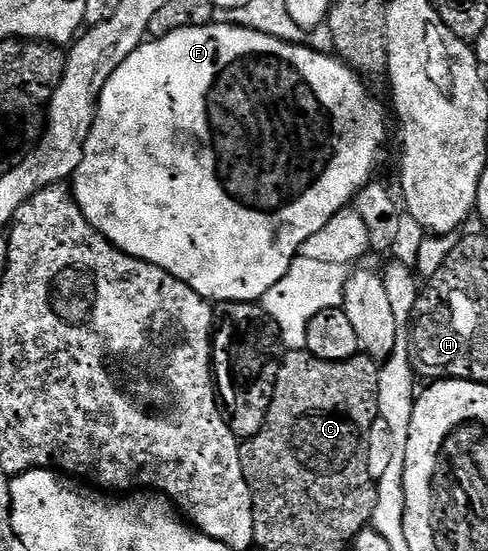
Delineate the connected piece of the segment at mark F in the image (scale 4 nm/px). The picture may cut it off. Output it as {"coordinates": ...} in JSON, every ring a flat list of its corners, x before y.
{"coordinates":[[210,23,199,27,183,27,179,31,171,31,171,35,163,35,162,37,142,41,141,46,135,51,131,51,131,55,127,55,127,59,123,59,123,63,119,63,119,67,115,67,111,79,107,79,107,83,101,92,101,97,97,101,97,117,94,119,91,131,87,135,85,154,71,178,73,198,79,203,87,223,91,223,91,227,95,227,95,231,102,233,119,251,167,271,175,279,187,283,200,297,204,297,210,303,228,303,230,301,260,302,261,297,267,295,267,291,271,291,271,287,275,287,275,283,279,283,279,279,283,279,283,275,287,275,291,263,300,254,301,245,307,243,307,239,311,239,311,235,315,235,315,231,320,231,322,227,326,226,327,221,333,215,346,208,356,198,360,190,374,180,372,179,373,168,377,165,377,156,380,155,381,144,385,141,385,113,381,110,380,103,375,98,369,97,368,91,365,90,366,82,336,56,330,55,328,57,327,54,320,53,317,49,308,49,307,46,308,44,305,43,275,39,271,35,263,35,259,31,251,31,243,27,222,25,220,23]]}

